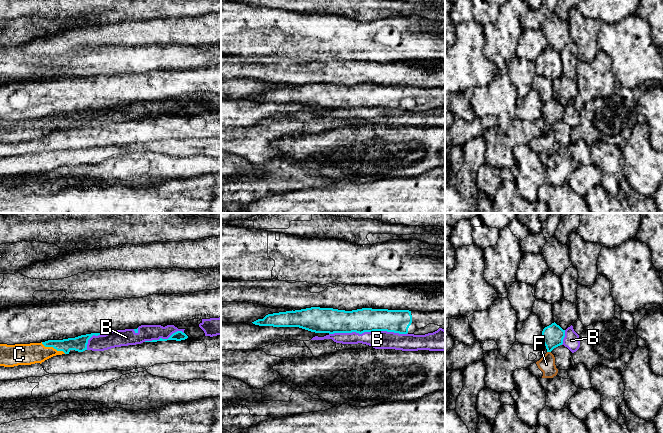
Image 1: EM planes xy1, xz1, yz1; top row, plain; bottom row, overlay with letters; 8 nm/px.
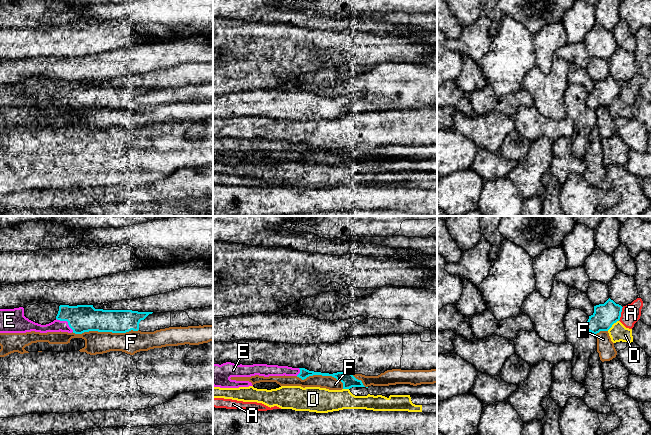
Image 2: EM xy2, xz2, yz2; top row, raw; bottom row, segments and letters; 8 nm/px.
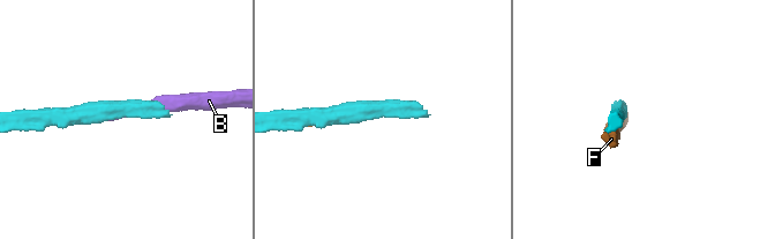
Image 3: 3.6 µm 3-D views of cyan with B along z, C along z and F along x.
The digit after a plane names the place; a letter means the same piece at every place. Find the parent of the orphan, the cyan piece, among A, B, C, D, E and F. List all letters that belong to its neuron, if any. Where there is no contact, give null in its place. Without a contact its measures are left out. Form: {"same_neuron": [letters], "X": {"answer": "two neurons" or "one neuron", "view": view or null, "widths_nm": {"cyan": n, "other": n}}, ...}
{"same_neuron": ["E"], "A": {"answer": "two neurons", "view": "yz2", "widths_nm": {"cyan": 190, "other": 150}}, "B": {"answer": "two neurons", "view": "xz1", "widths_nm": {"cyan": 190, "other": 140}}, "C": {"answer": "two neurons", "view": "xy1", "widths_nm": {"cyan": 120, "other": 180}}, "D": {"answer": "two neurons", "view": "yz2", "widths_nm": {"cyan": 190, "other": 150}}, "E": {"answer": "one neuron", "view": "xy2", "widths_nm": {"cyan": 220, "other": 100}}, "F": {"answer": "two neurons", "view": "xy2", "widths_nm": {"cyan": 220, "other": 180}}}

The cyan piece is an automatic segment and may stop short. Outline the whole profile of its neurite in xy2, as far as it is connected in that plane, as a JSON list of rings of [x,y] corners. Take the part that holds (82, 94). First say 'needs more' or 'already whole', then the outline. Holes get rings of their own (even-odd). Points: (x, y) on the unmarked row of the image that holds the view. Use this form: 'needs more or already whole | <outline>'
needs more | [[[60,81],[56,95],[46,101],[24,92],[24,84],[0,85],[0,109],[68,108],[82,110],[89,107],[126,109],[138,107],[139,99],[153,88],[95,85],[93,81]]]

